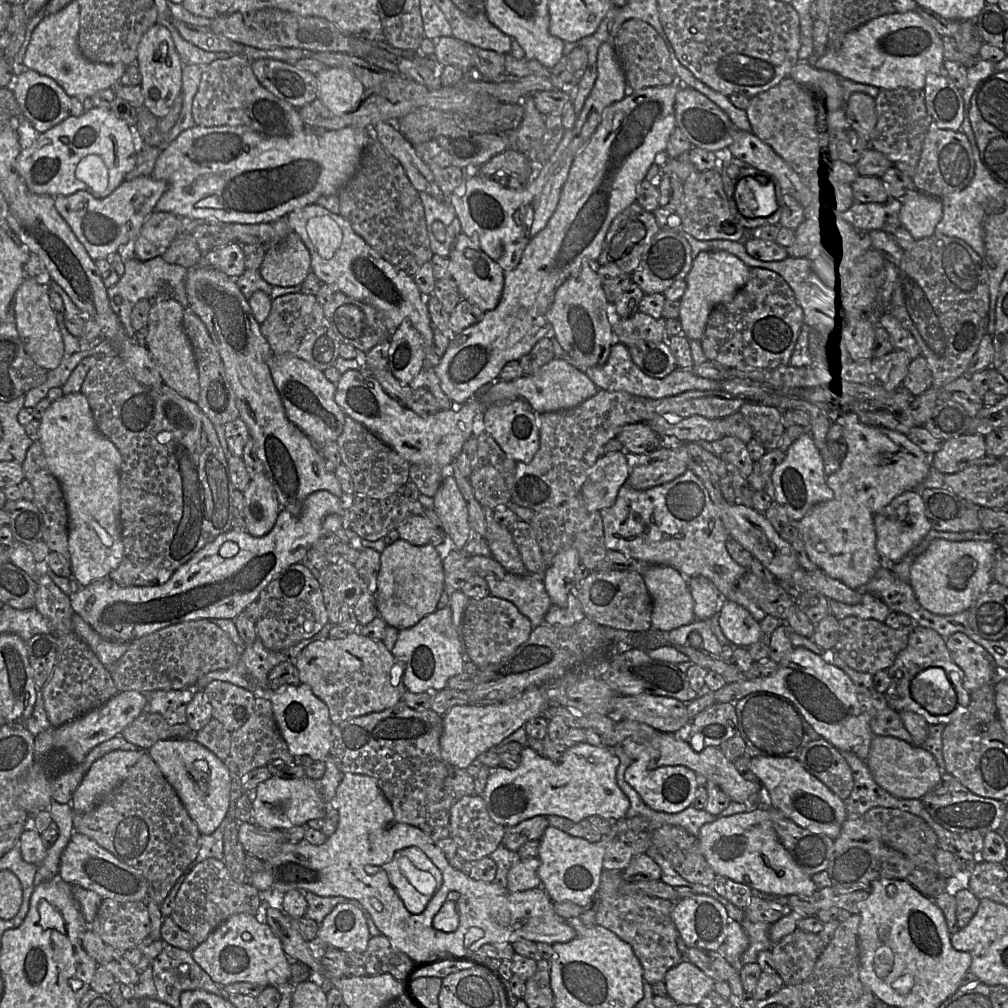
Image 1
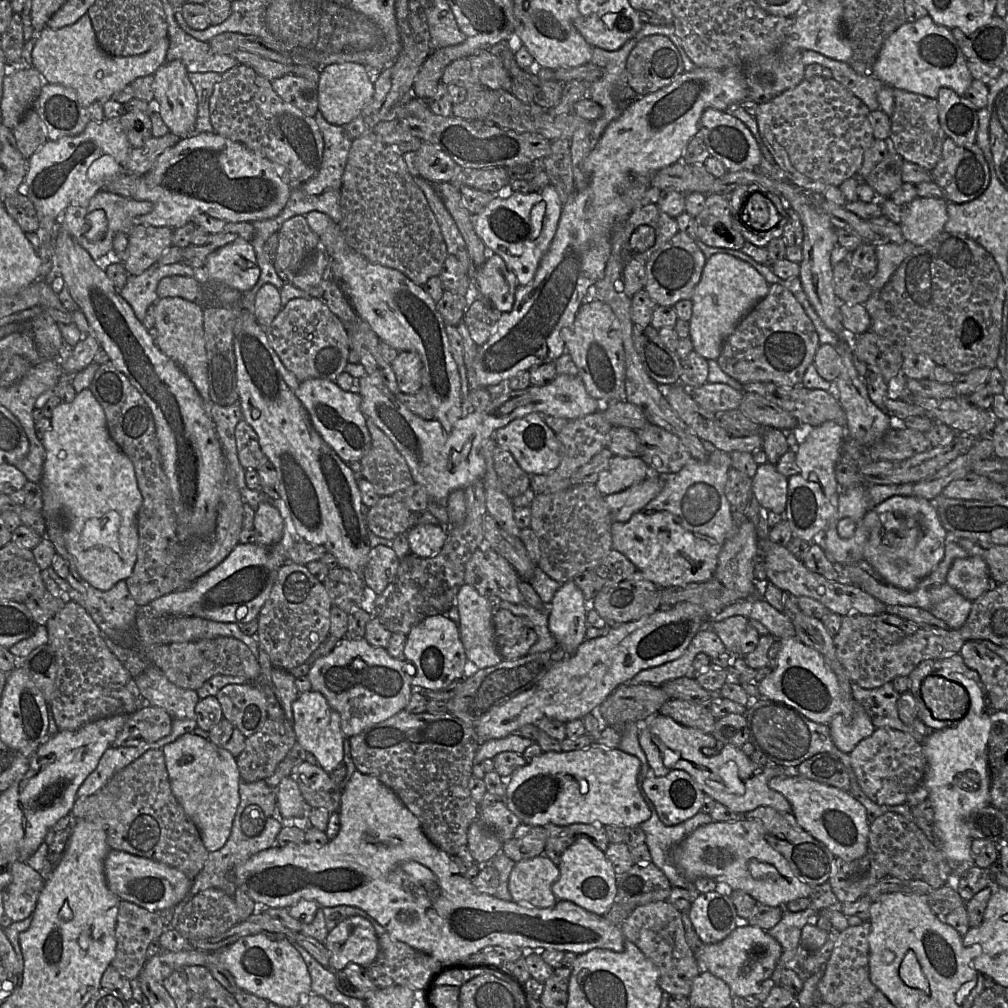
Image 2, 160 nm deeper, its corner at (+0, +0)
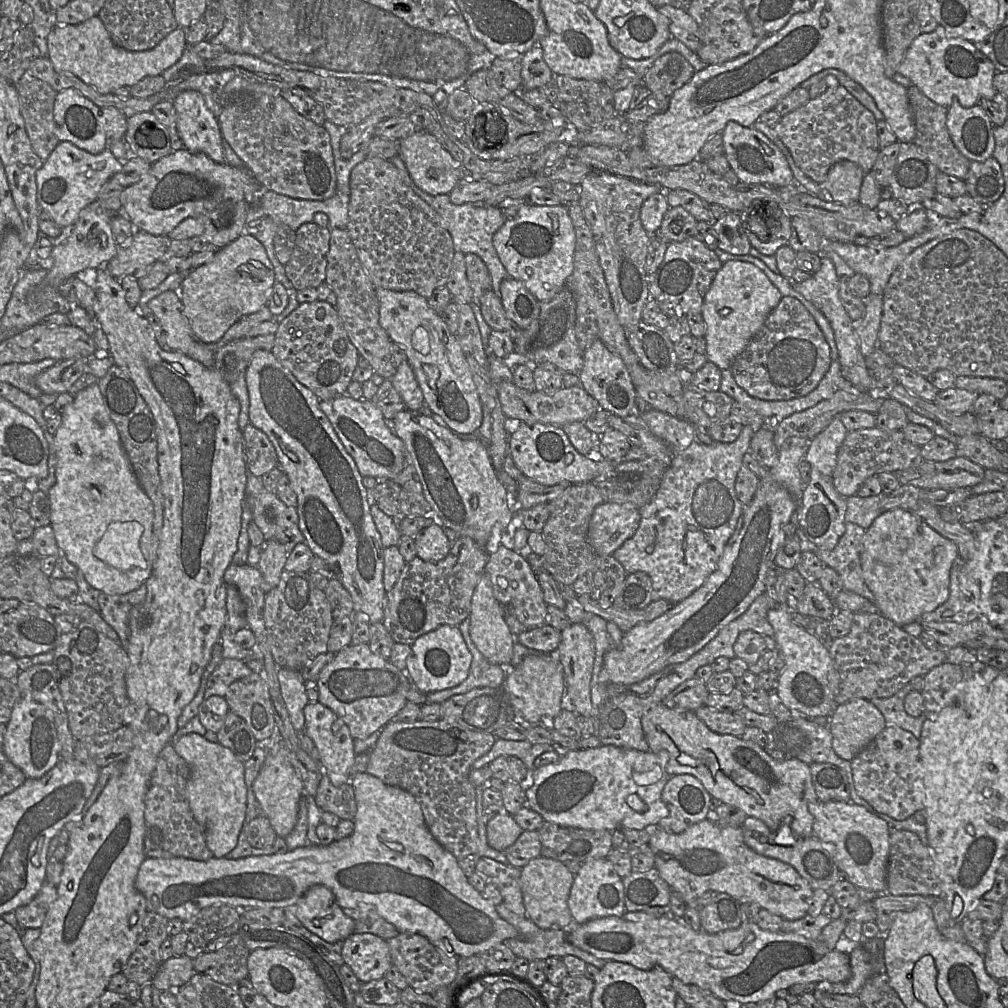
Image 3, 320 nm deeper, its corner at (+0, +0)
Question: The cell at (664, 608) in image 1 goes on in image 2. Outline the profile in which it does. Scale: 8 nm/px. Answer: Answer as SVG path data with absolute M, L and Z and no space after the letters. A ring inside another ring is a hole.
M731 616L717 622L709 619L706 626L713 629L733 657L744 658L758 645L760 635L744 616Z

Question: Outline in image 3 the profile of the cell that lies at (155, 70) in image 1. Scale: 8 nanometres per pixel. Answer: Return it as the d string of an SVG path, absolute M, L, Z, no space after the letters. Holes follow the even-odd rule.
M185 90L175 96L172 104L176 113L175 127L185 149L205 154L217 163L225 163L220 125L206 106L203 95Z

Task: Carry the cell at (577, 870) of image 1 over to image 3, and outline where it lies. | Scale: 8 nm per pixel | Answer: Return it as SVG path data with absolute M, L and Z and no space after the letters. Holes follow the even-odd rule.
M607 858L592 859L581 864L570 889L568 907L574 924L609 916L620 917L626 912L622 878Z

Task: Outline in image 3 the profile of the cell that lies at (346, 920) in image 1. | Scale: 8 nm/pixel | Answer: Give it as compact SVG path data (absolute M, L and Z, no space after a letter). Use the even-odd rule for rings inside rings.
M354 933L342 941L341 955L361 983L385 978L392 958L387 940L371 933Z

